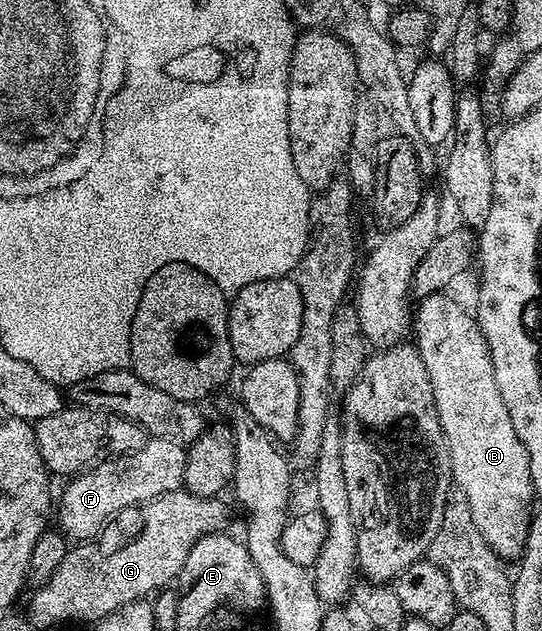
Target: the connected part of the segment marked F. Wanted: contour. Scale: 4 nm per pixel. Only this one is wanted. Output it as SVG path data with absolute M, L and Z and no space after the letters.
M150 438L142 450L103 460L93 468L73 475L67 481L70 483L67 484L66 491L62 494L62 503L59 506L57 503L56 506L56 522L58 518L59 524L57 523L57 525L60 527L61 533L71 539L78 538L74 540L89 540L95 537L98 531L126 506L150 502L152 499L164 496L173 490L183 489L185 463L186 450L181 444L163 438Z

